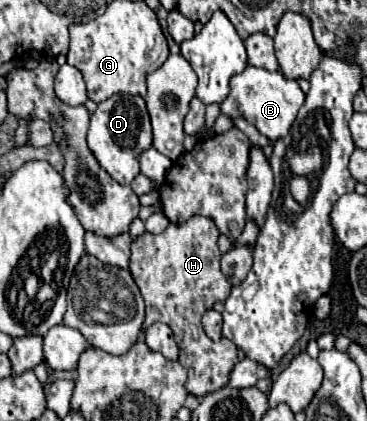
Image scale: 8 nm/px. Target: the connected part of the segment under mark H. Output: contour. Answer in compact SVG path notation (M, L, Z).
M193 215L185 225L167 227L159 235L145 233L131 243L129 271L145 299L145 319L159 319L171 327L179 345L179 363L189 371L185 389L195 397L203 397L229 385L233 361L239 361L237 347L231 341L215 343L201 327L201 315L211 309L215 301L227 299L231 289L227 277L219 269L219 235L213 219Z

